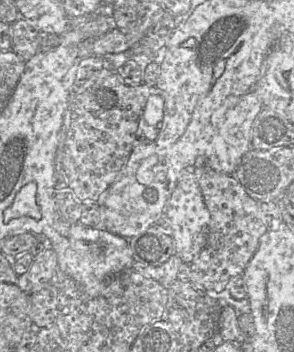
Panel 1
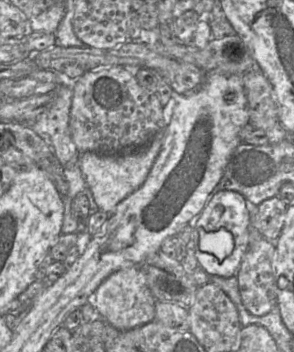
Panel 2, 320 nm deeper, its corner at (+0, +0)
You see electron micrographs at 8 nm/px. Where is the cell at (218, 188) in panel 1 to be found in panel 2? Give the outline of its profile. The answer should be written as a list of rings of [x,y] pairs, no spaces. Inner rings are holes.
[[[249,227],[249,247],[236,273],[245,308],[255,316],[269,313],[277,305],[277,285],[272,261],[275,244]]]

